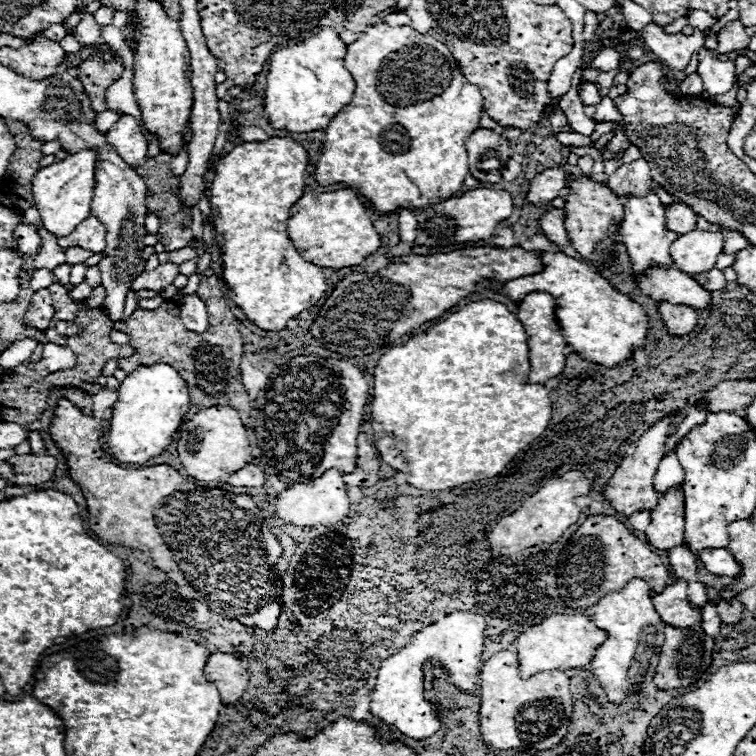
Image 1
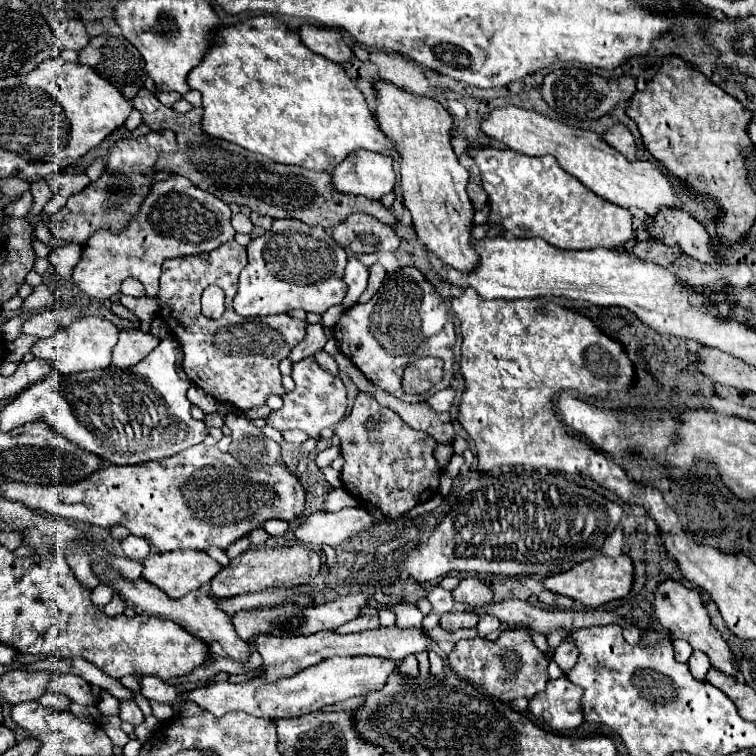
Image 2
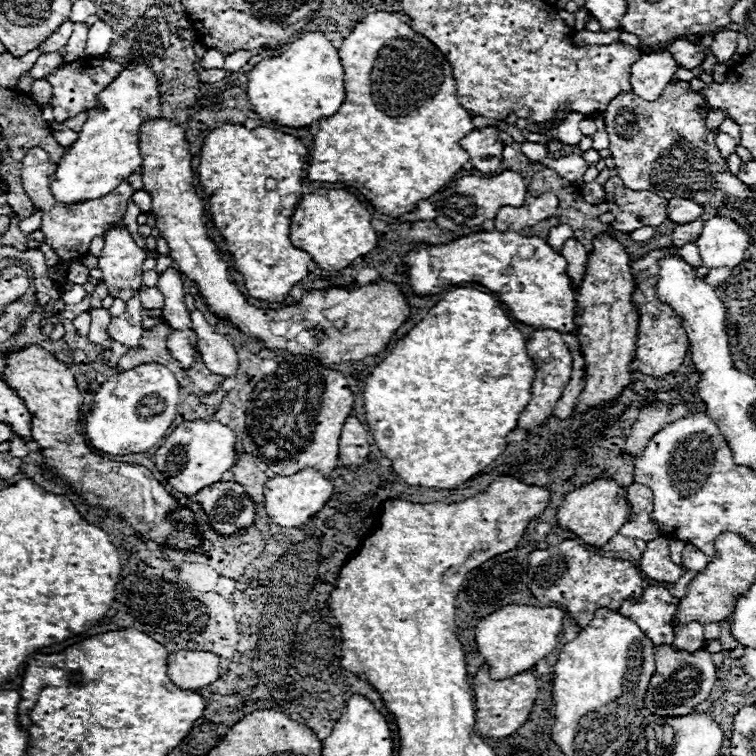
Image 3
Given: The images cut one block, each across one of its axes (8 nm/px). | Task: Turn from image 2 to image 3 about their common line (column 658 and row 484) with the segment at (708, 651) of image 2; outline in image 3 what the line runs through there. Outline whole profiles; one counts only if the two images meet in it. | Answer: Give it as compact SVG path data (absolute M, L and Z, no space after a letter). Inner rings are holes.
M598 476L596 480L584 484L582 488L568 492L562 506L558 508L558 524L562 528L572 530L584 542L588 542L592 546L608 544L610 538L616 536L618 530L622 528L622 524L626 522L626 516L628 516L626 488L606 476Z

